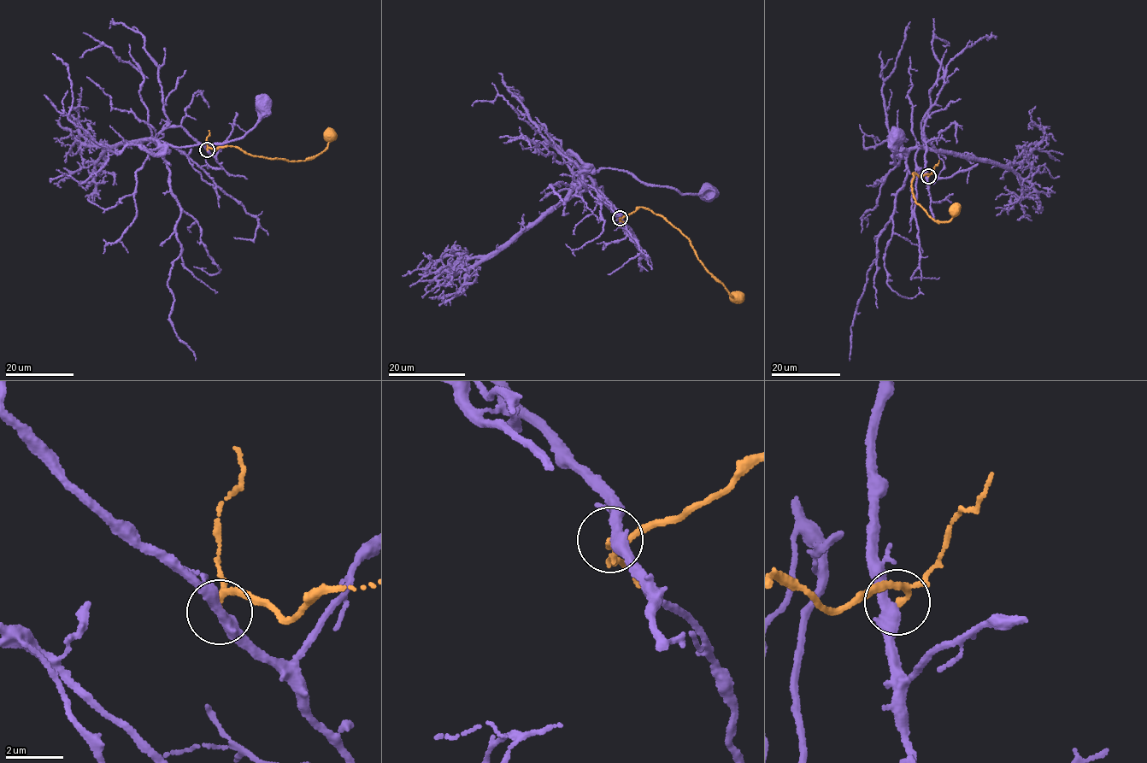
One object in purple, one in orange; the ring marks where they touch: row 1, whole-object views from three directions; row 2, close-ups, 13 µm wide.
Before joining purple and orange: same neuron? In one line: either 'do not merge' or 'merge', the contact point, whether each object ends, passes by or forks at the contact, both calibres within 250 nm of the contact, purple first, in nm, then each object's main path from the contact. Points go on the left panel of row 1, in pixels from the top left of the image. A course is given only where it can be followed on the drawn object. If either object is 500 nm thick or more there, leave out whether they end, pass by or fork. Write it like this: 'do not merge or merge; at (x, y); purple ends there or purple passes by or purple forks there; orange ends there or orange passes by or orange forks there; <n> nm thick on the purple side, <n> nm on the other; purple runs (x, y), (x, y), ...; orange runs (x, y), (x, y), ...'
do not merge; at (207, 149); purple passes by; orange passes by; 400 nm thick on the purple side, 150 nm on the other; purple runs (207, 149), (180, 126), (167, 127), (153, 140), (185, 148), (222, 144), (241, 138), (255, 126), (267, 103); orange runs (207, 149), (238, 147), (249, 154), (262, 157), (289, 161), (311, 160), (326, 149), (329, 135)

